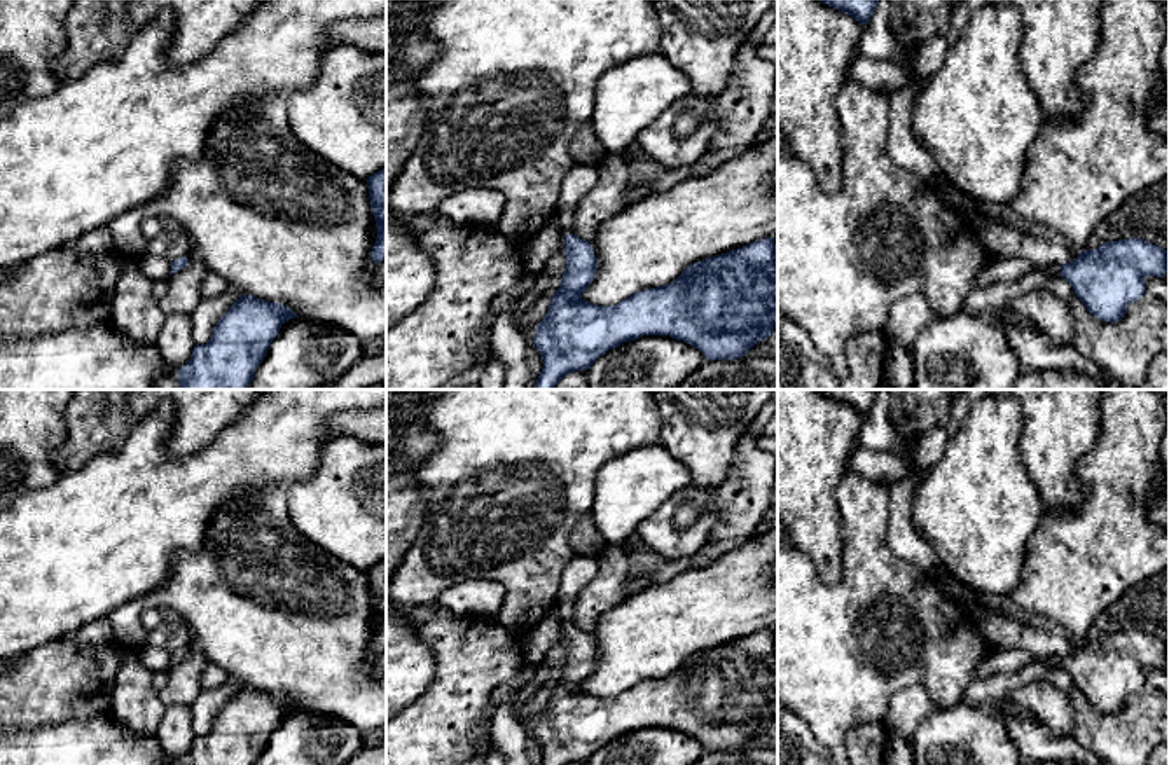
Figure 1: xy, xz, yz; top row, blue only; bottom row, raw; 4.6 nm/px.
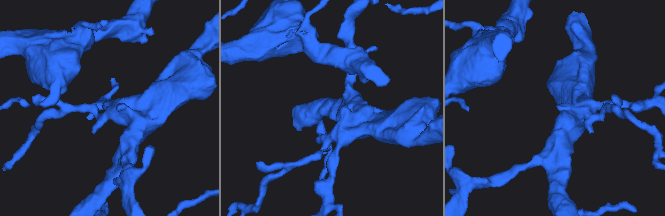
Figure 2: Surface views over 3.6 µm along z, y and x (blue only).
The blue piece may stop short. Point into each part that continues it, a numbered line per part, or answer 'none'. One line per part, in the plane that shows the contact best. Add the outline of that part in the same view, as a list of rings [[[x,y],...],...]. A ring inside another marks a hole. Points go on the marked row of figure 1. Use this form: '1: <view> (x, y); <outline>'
1: xz (579, 180); [[[575,162],[563,178],[556,215],[564,236],[571,234],[571,220],[578,201],[596,185],[598,168]]]

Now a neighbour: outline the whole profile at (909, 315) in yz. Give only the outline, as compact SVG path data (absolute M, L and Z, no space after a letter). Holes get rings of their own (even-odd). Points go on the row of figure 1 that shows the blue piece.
M912 293L896 300L889 313L884 337L889 348L910 349L919 332L935 318L924 293Z

